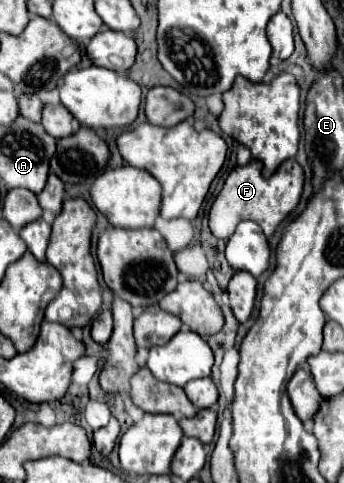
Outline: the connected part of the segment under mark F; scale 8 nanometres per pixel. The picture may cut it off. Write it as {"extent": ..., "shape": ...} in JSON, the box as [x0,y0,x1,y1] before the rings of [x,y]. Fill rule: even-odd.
{"extent":[210,158,304,240],"shape":[[[294,158],[284,160],[284,164],[280,164],[280,168],[270,178],[264,178],[260,174],[260,162],[258,160],[252,160],[246,166],[236,166],[228,174],[222,192],[218,194],[218,198],[214,200],[214,204],[210,208],[212,234],[216,238],[228,240],[234,234],[238,222],[252,220],[264,230],[266,238],[270,238],[274,234],[274,230],[278,228],[278,224],[298,206],[300,194],[302,194],[302,184],[304,184],[302,166]]]}

